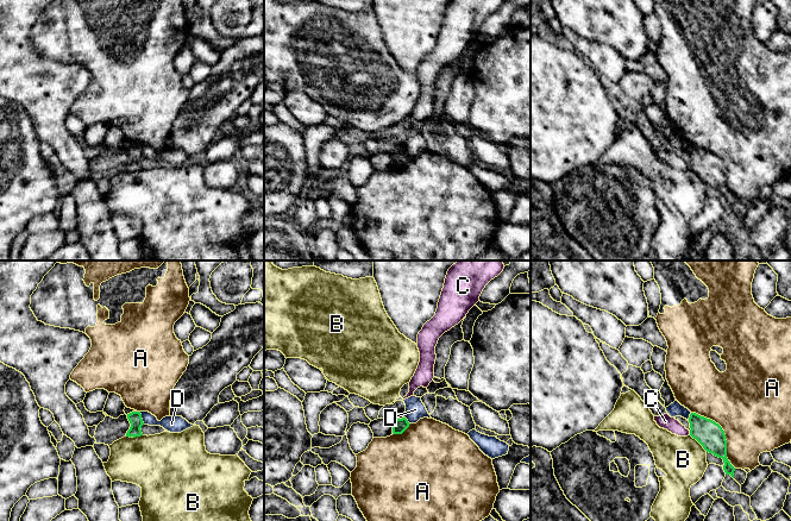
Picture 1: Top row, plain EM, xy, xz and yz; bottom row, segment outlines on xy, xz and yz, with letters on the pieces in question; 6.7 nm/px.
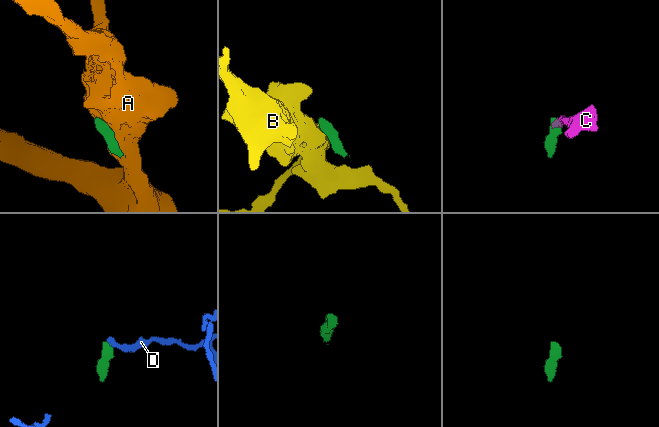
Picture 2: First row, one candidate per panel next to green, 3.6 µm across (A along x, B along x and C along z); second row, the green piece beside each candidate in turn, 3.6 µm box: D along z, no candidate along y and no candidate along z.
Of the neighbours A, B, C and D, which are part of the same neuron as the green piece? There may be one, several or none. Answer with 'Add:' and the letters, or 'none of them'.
Add: C

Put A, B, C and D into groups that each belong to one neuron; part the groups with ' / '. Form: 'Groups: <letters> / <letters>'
Groups: A / B / C / D

